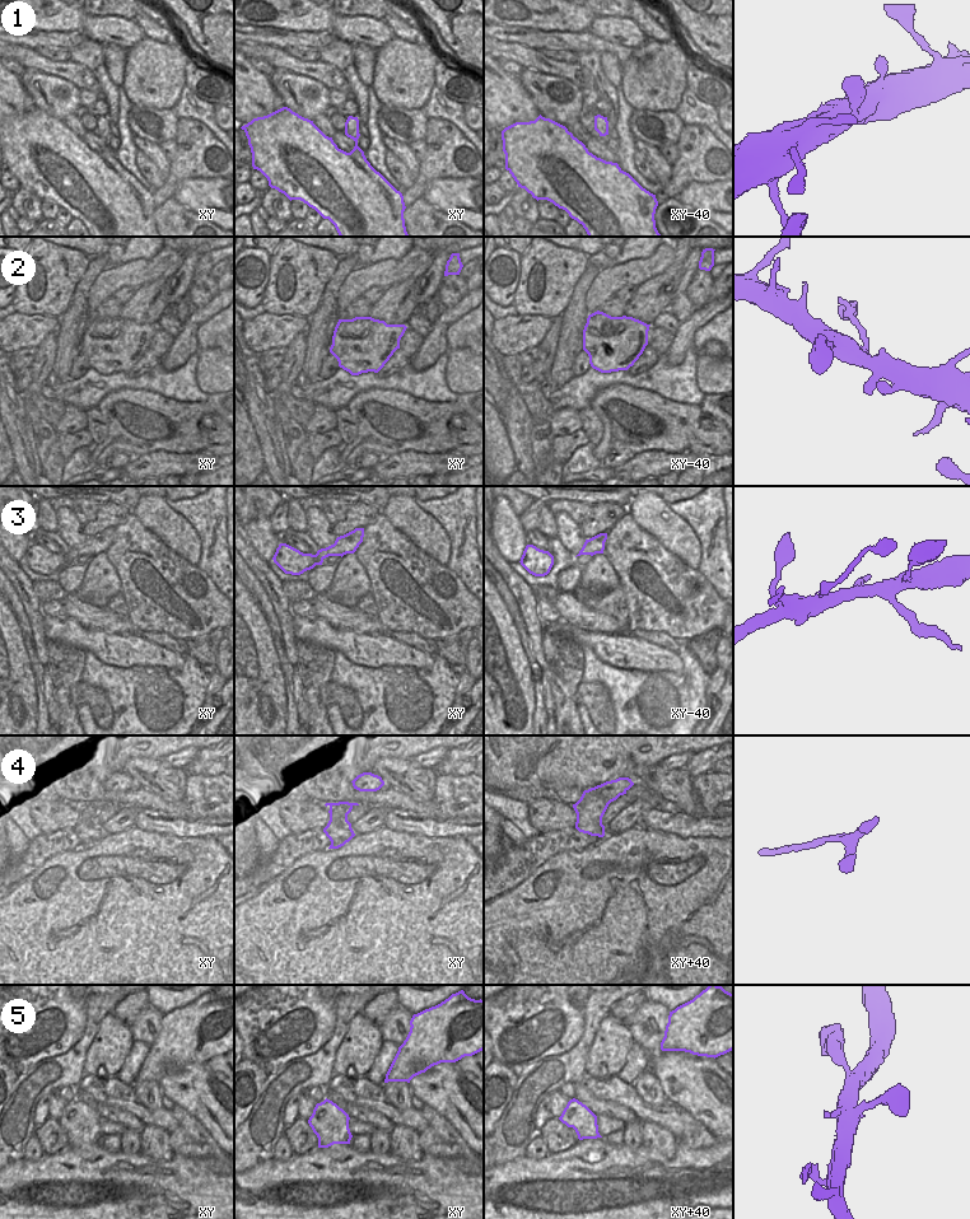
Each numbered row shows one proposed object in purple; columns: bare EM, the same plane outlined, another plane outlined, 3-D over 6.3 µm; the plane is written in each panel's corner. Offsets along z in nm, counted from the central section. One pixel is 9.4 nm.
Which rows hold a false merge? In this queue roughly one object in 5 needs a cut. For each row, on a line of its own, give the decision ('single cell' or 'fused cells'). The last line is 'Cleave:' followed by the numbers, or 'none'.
1: single cell
2: single cell
3: single cell
4: single cell
5: single cell
Cleave: none

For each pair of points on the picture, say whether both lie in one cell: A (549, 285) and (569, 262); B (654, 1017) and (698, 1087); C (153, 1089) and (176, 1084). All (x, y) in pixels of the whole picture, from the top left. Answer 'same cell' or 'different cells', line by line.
A: same cell
B: same cell
C: different cells

